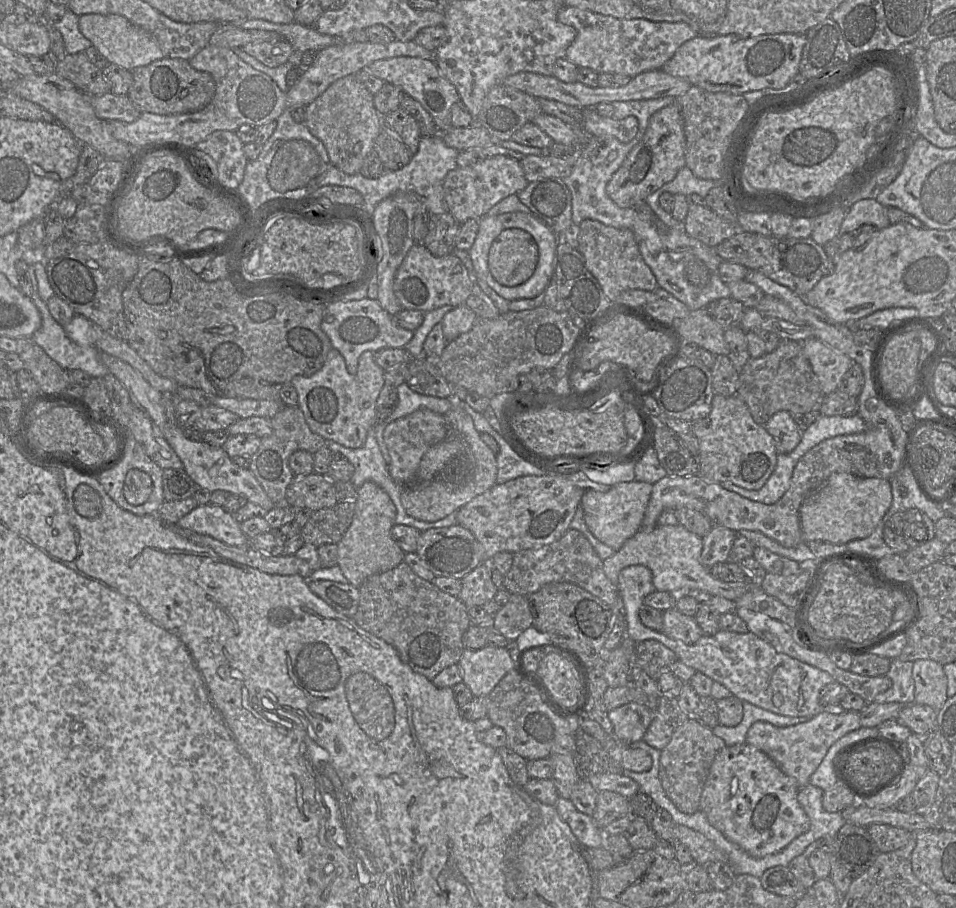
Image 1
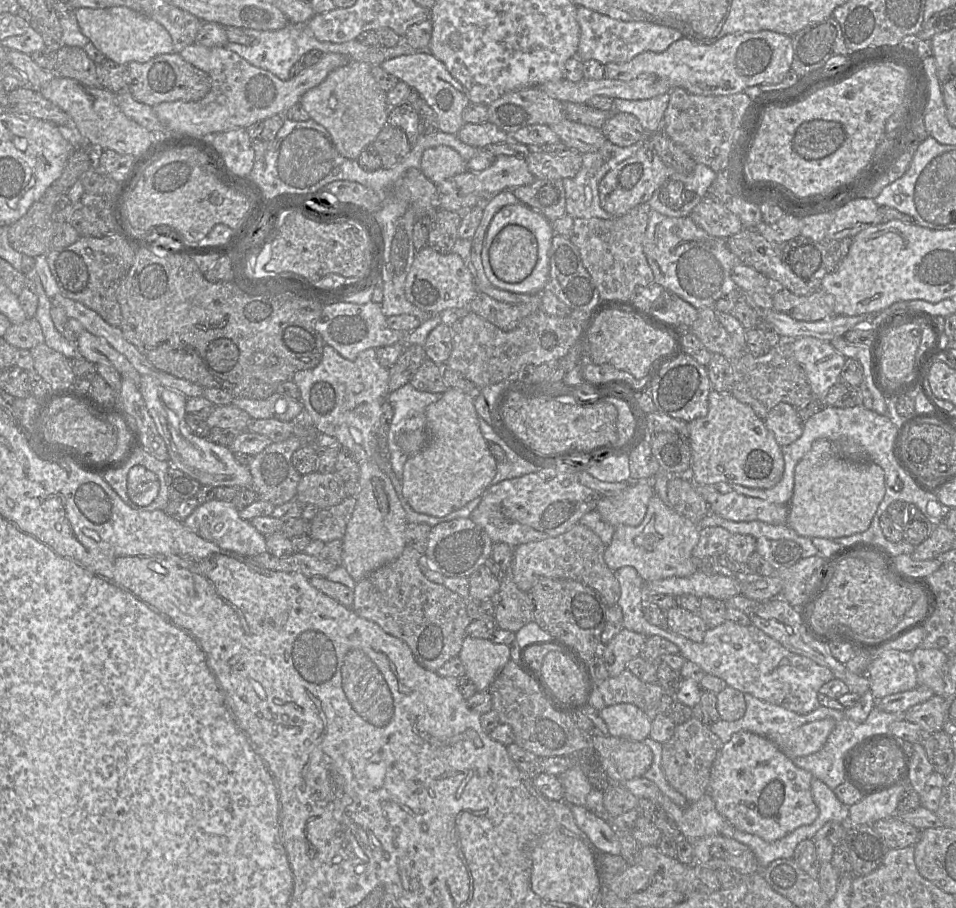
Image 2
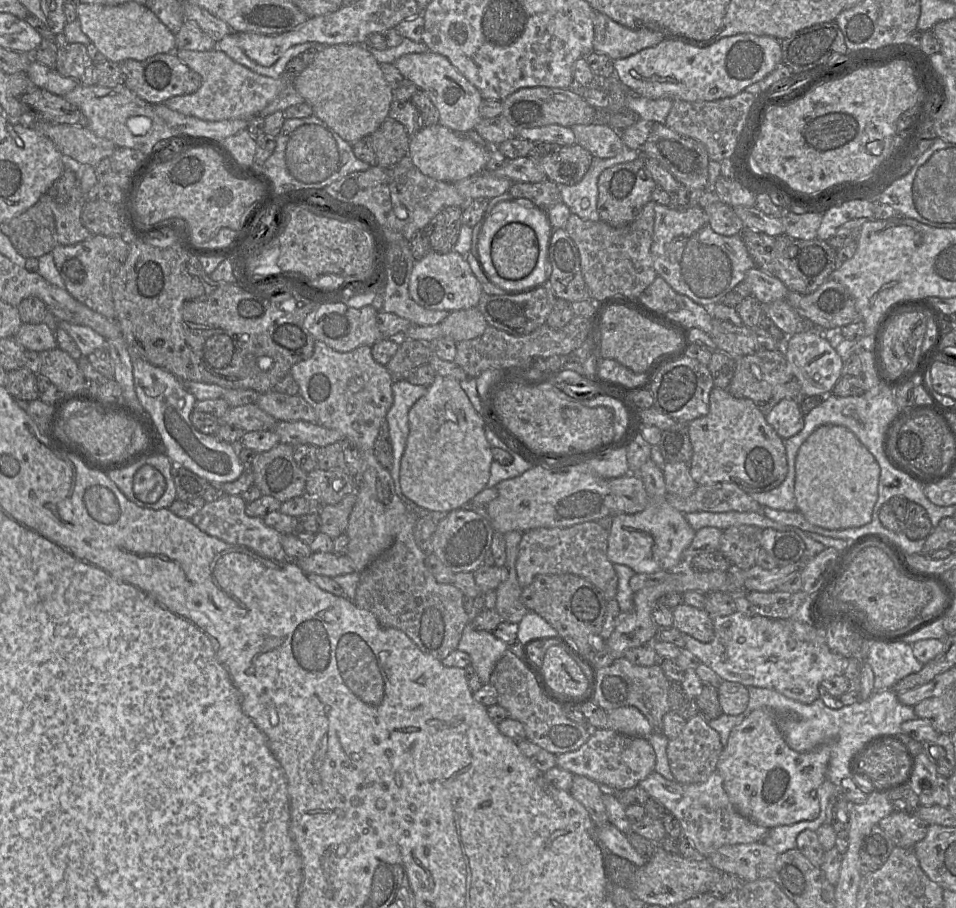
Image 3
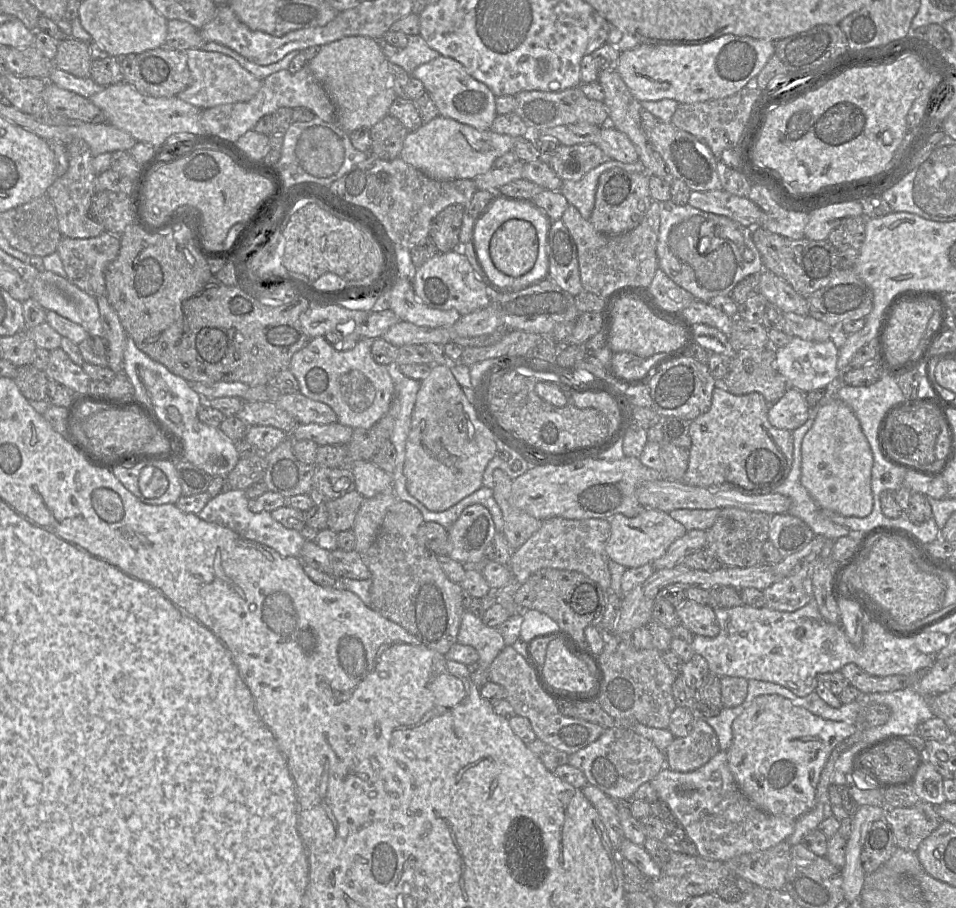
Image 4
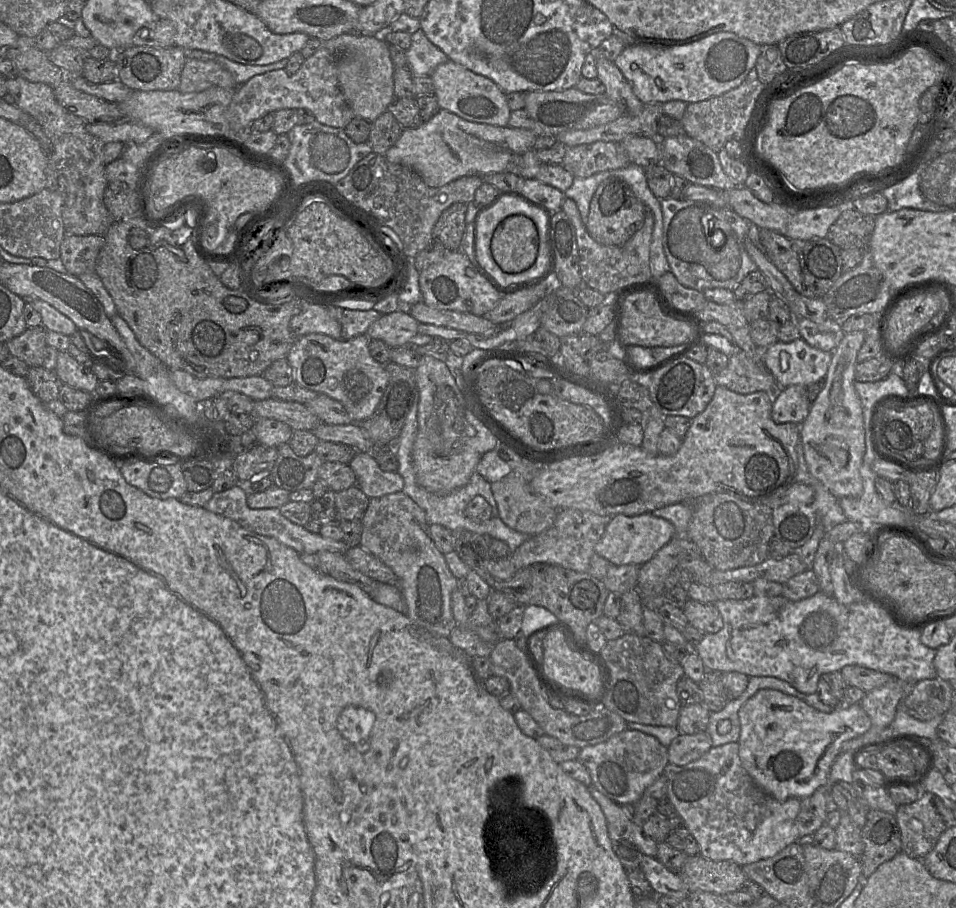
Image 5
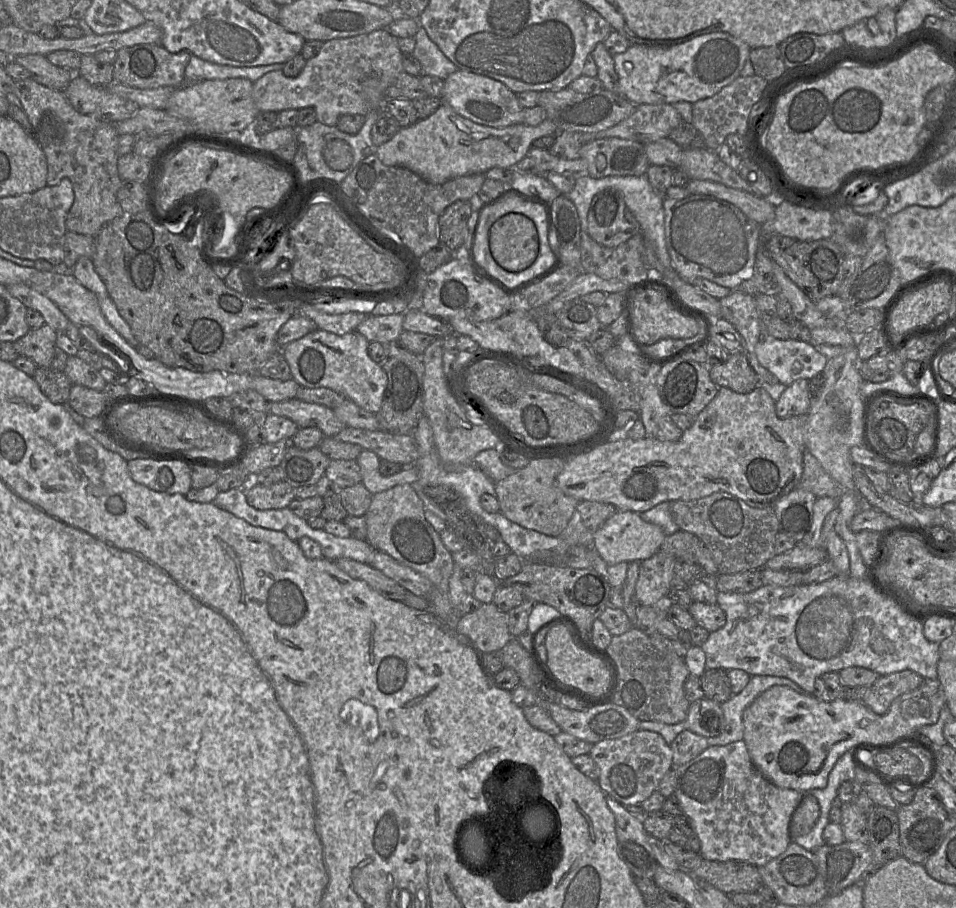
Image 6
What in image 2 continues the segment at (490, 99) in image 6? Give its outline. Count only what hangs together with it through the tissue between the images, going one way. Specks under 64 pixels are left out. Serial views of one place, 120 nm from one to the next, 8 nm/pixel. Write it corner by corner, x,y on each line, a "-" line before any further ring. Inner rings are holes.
428,50
393,57
382,62
380,66
419,92
436,113
440,131
457,134
463,127
462,113
470,103
468,95
461,83
450,74
446,66

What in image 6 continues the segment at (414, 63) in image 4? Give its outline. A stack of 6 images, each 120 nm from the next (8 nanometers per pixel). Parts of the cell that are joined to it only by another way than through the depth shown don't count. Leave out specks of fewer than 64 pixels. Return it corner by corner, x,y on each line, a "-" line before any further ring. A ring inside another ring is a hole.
419,27
414,39
416,43
411,55
419,61
422,76
435,76
444,80
458,70
438,46
431,41
424,28

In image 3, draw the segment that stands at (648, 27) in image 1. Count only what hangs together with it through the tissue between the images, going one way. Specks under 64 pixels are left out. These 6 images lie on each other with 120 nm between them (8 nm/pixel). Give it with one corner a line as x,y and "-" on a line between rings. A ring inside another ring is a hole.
601,12
594,15
593,51
611,59
626,58
665,39
661,32
626,27

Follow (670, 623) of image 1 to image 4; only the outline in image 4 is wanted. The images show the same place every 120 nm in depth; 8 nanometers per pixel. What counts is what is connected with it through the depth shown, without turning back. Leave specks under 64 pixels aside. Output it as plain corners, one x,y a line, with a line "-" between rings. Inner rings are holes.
686,600
676,608
682,626
694,635
716,637
720,628
715,612
709,605
700,605
692,600

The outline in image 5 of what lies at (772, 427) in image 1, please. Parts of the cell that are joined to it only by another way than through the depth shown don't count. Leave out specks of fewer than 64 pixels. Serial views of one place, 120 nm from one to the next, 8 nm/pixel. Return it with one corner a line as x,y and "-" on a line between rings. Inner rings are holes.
790,385
778,387
773,394
772,419
776,423
801,424
808,416
811,403
807,386

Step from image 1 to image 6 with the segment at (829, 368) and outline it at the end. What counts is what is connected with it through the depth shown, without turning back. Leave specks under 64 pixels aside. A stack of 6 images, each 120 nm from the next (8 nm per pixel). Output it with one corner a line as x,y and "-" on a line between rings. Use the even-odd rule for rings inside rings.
763,336
755,353
779,386
788,386
798,379
810,380
823,372
828,361
809,342
770,336

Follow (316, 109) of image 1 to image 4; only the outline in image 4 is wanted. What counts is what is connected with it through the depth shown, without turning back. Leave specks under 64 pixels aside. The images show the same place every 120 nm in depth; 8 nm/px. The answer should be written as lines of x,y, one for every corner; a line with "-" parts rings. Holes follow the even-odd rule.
346,36
321,46
319,53
307,62
314,77
325,89
336,108
336,123
346,133
371,128
385,116
395,100
389,72
389,59
377,40
368,36

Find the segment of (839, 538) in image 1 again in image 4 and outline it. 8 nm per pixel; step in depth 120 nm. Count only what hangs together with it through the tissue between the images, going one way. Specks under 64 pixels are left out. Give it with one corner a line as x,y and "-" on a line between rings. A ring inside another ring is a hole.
826,400
801,443
801,485
820,509
864,518
873,507
873,455
860,422
841,400

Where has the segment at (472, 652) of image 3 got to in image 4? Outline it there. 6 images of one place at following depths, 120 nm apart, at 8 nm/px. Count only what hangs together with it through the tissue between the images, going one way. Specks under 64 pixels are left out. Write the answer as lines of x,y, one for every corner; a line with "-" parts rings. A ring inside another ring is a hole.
465,610
462,615
457,642
474,647
479,655
478,662
484,668
489,668
505,647
504,639
497,628
487,626
481,617
469,610

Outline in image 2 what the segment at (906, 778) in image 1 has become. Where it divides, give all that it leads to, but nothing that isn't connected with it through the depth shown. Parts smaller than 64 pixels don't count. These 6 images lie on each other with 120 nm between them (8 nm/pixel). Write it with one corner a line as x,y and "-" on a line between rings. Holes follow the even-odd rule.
909,779
898,786
862,797
861,801
849,806
849,821
852,824
873,825
878,820
893,816
898,799
908,784

